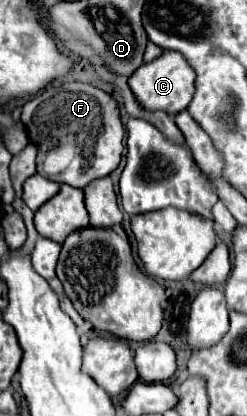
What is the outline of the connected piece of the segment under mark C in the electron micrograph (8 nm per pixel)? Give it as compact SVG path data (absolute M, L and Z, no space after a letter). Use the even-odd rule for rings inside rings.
M164 52L160 58L152 60L148 64L142 64L136 70L136 74L130 76L128 84L142 108L146 108L150 112L162 110L168 116L176 116L178 112L186 110L188 104L192 102L194 92L196 92L194 80L196 80L196 74L192 72L190 64L184 60L184 56L180 56L178 52Z

